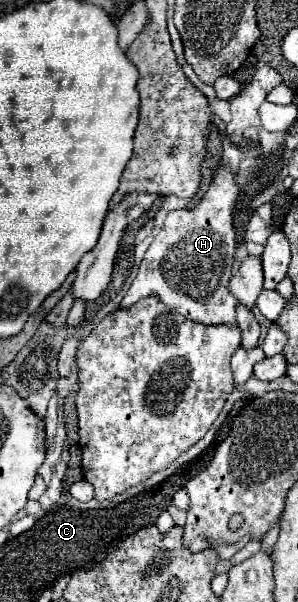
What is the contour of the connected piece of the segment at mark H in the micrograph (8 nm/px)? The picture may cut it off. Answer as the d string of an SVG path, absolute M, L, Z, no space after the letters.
M219 168L209 190L191 210L175 210L167 216L161 232L145 252L139 274L133 280L121 308L133 306L137 300L155 296L171 310L201 324L235 326L237 298L229 292L235 256L233 208L239 198L239 186L229 168Z

